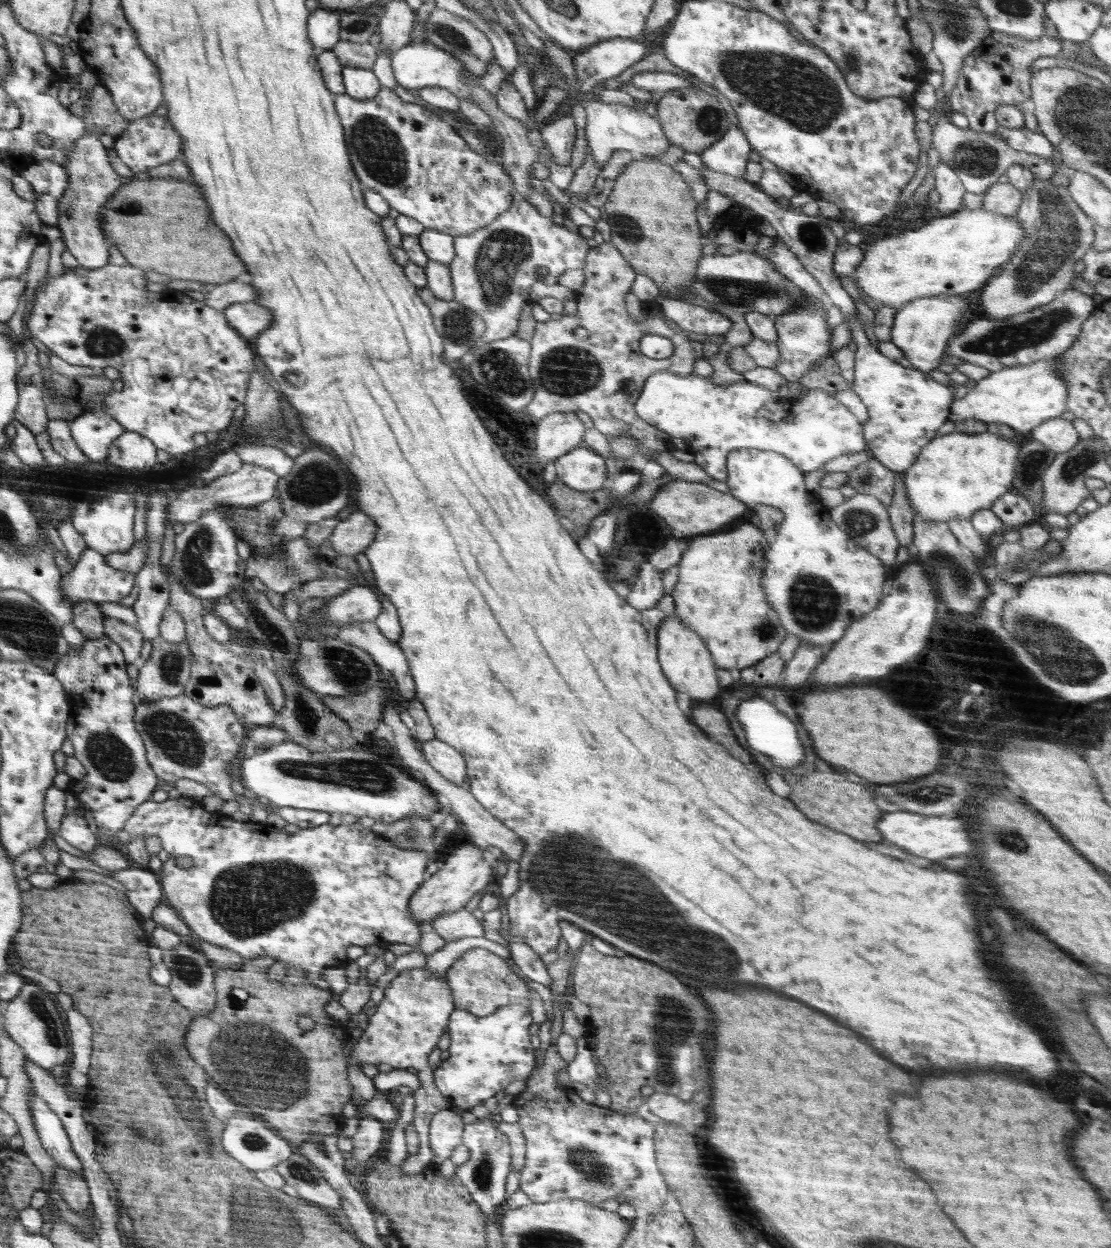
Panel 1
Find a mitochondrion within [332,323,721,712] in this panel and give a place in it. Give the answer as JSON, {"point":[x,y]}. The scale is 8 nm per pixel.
{"point":[566,371]}

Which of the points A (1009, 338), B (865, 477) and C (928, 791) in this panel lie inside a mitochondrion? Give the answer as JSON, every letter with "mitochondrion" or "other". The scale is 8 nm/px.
{"A":"mitochondrion","B":"mitochondrion","C":"mitochondrion"}

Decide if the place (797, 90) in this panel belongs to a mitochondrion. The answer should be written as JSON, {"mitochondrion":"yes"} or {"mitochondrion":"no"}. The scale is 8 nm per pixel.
{"mitochondrion":"yes"}

